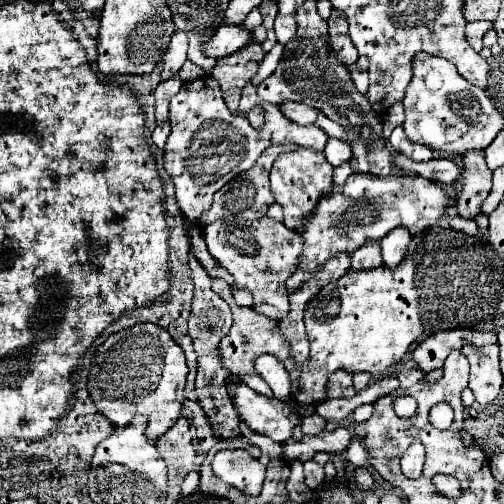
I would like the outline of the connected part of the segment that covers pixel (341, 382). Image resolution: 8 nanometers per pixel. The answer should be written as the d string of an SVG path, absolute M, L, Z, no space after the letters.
M338 370L332 374L332 386L326 388L326 398L352 398L356 394L356 388L352 384L352 374L346 370Z

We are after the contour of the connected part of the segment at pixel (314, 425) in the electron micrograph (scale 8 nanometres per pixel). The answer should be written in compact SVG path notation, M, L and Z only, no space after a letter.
M312 414L312 416L302 418L300 428L302 428L302 432L304 432L306 436L316 436L316 434L324 432L324 428L326 428L326 420L324 420L322 416L318 416L318 414Z

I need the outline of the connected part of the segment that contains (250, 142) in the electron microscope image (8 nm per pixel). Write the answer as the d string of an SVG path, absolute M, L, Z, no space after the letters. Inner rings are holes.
M276 44L262 60L256 76L242 90L238 114L232 114L226 108L220 94L220 86L216 84L216 80L212 80L212 76L186 82L184 88L180 88L176 96L172 96L170 100L172 132L164 146L164 168L176 186L178 206L190 224L198 224L202 212L212 206L212 196L220 188L224 188L232 178L252 168L268 146L294 142L314 152L322 152L326 148L328 134L322 128L318 128L316 124L314 126L292 124L280 112L280 106L262 102L260 96L256 94L258 84L264 82L276 70L280 56L282 56L282 46ZM254 106L262 106L266 110L266 124L262 130L254 130L246 118L246 112L252 110Z

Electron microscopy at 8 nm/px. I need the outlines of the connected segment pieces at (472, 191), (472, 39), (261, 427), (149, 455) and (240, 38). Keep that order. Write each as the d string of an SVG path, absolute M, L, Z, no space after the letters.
M470 150L462 158L460 188L454 186L452 198L458 216L472 220L482 214L482 202L492 188L492 170L486 166L484 150Z
M472 22L472 24L466 24L466 40L468 44L480 52L482 50L482 36L484 32L490 28L492 24L490 22Z
M246 384L236 386L234 392L234 404L238 408L238 414L252 432L270 436L274 442L286 442L292 438L292 430L298 424L298 414L282 400L266 398Z
M136 416L134 422L126 428L116 428L110 438L106 438L92 458L92 472L100 474L100 468L108 468L112 474L112 464L120 464L120 468L128 468L128 472L136 474L154 474L154 468L166 466L156 446L146 438L146 416Z
M224 24L224 26L220 26L214 32L212 40L206 42L204 52L210 58L216 58L218 60L218 58L226 58L226 56L230 56L230 54L246 48L252 42L256 42L256 40L254 40L254 36L246 28Z

